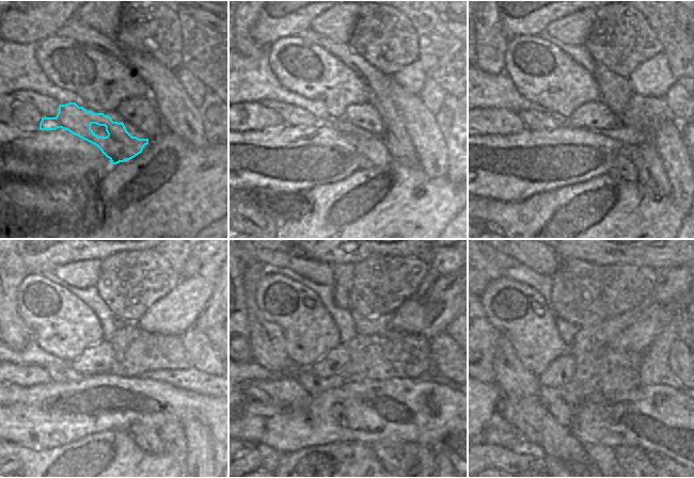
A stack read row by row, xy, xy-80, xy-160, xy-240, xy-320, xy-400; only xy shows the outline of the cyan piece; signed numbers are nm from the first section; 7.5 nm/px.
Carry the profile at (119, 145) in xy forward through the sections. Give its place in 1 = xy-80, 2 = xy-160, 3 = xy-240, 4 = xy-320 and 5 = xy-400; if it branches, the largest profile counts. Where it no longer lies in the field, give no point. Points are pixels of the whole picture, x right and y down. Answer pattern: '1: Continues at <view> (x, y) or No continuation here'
1: Continues at xy-80 (373, 152)
2: Continues at xy-160 (622, 166)
3: Continues at xy-240 (147, 439)
4: Continues at xy-320 (394, 456)
5: Continues at xy-400 (626, 456)

